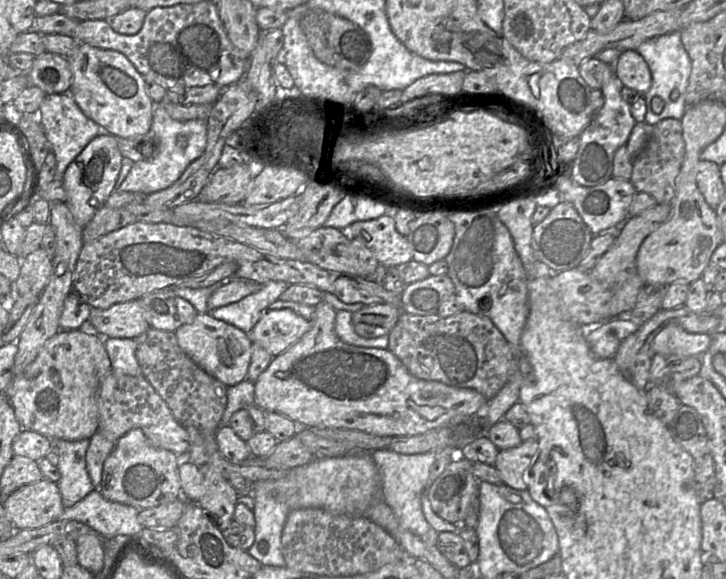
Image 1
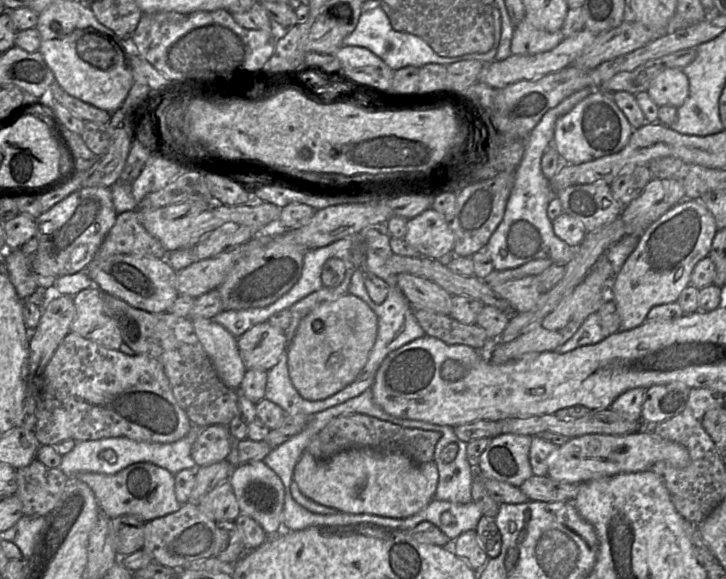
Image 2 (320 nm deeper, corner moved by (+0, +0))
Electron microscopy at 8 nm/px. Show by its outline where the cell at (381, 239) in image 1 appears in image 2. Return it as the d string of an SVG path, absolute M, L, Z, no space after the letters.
M433 208L408 220L404 240L421 256L435 260L451 256L455 244L450 222Z

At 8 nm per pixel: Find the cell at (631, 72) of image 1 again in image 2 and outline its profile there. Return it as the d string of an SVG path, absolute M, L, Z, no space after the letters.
M668 68L660 72L650 83L647 92L660 106L680 107L689 95L689 80L679 68Z

